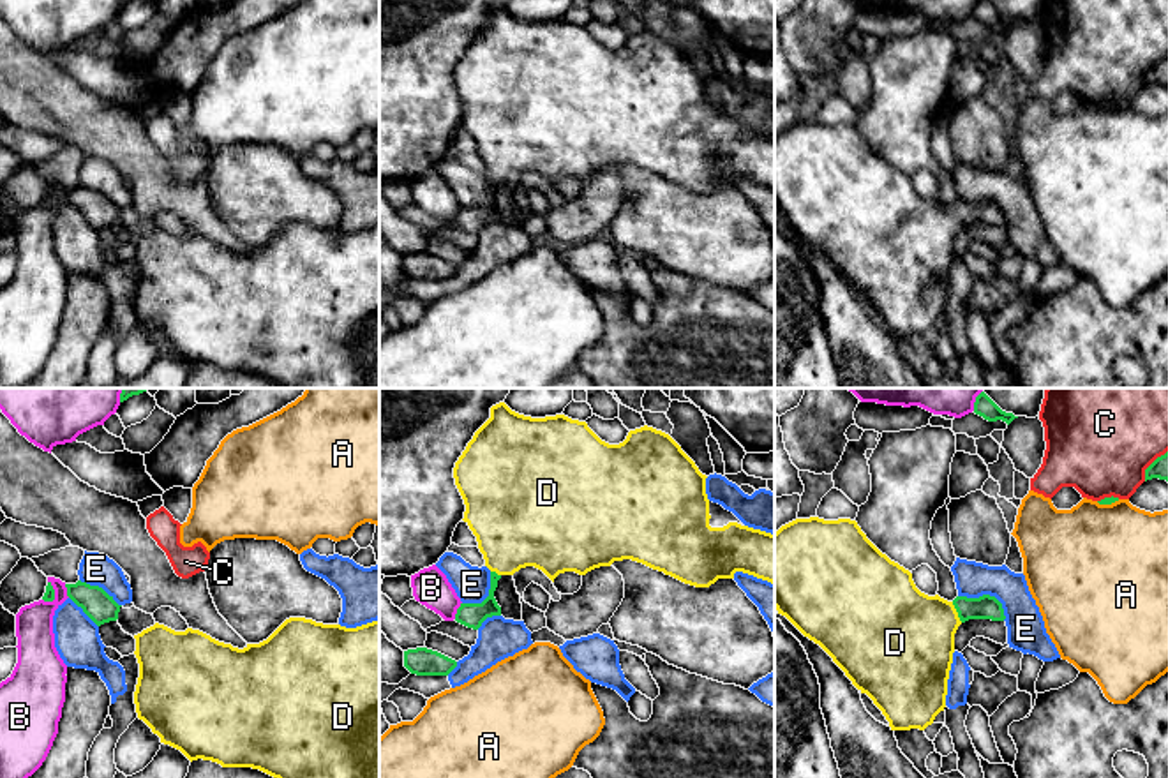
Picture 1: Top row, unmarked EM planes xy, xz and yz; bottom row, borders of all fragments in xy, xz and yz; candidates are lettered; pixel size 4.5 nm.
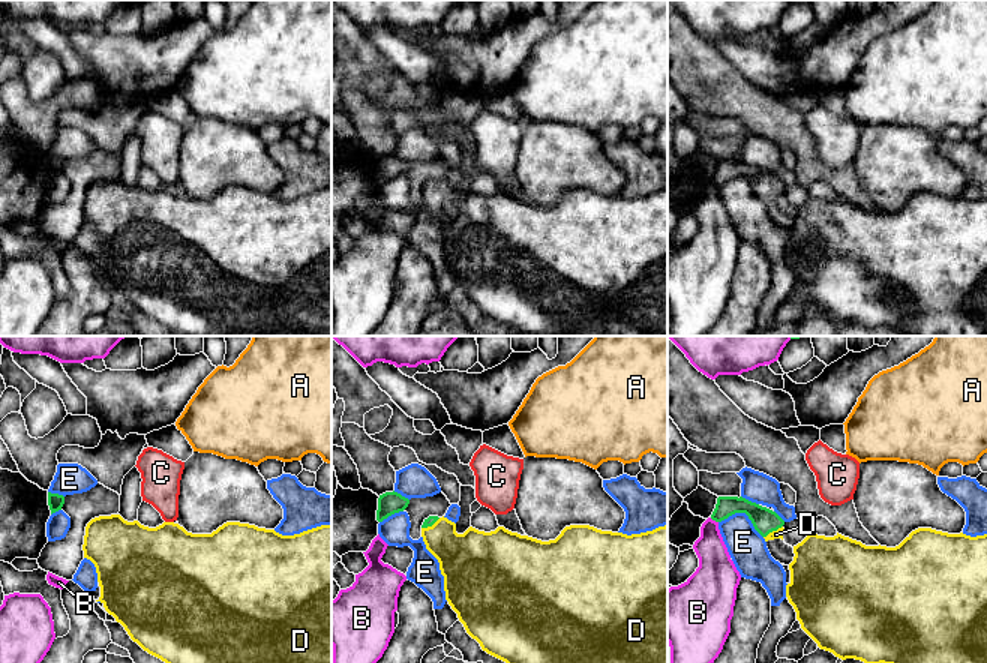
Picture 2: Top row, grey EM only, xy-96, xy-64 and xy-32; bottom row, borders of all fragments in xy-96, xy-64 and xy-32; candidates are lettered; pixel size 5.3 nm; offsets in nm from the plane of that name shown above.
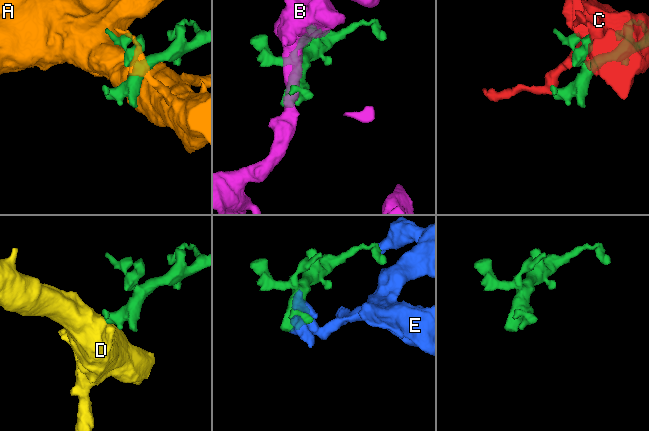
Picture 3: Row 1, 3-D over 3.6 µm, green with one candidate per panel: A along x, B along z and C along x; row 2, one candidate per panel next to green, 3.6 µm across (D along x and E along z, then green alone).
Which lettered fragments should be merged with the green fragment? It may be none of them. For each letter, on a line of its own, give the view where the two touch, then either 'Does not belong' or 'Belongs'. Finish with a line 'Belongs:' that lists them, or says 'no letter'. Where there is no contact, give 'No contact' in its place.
A: Touches green in yz. Does not belong
B: Touches green in xz. Does not belong
C: Touches green in yz. Does not belong
D: Touches green in yz. Belongs
E: Touches green in yz. Does not belong
Belongs: D

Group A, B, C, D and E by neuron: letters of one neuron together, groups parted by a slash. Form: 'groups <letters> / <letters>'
groups A / B / C / D / E

